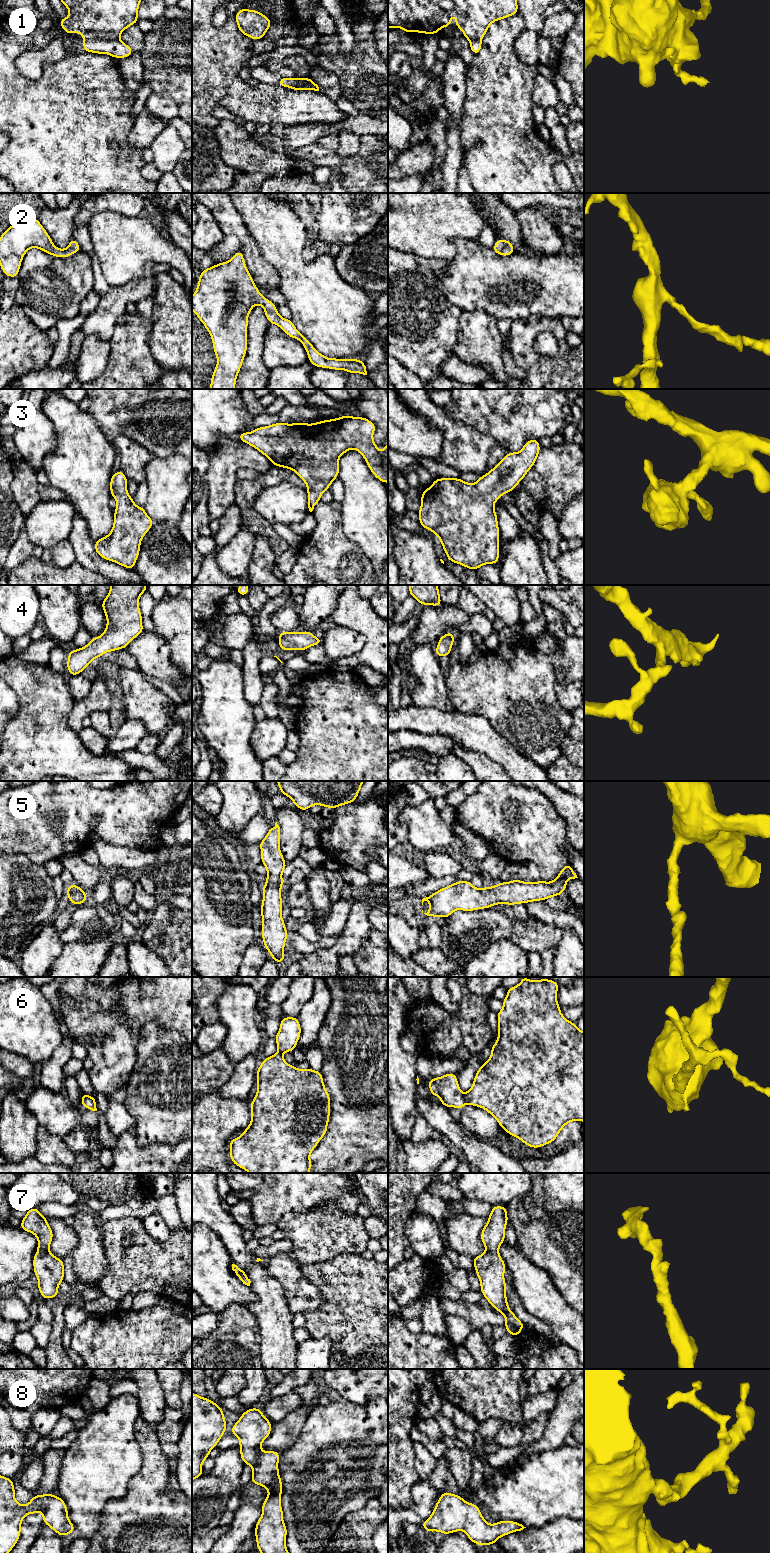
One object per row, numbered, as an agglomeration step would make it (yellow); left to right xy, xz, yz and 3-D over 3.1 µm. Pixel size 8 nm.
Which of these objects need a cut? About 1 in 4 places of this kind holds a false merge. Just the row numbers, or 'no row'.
1, 6

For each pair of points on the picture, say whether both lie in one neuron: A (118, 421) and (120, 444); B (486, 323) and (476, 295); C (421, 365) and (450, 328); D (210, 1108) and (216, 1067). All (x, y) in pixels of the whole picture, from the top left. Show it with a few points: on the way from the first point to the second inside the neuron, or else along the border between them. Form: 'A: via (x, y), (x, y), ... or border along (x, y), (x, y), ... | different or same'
A: border along (111, 441), (119, 436), (126, 436), (141, 445) | different
B: border along (462, 309), (470, 311), (484, 310), (497, 319) | different
C: via (423, 356), (441, 337) | same
D: border along (218, 1087), (202, 1094) | different

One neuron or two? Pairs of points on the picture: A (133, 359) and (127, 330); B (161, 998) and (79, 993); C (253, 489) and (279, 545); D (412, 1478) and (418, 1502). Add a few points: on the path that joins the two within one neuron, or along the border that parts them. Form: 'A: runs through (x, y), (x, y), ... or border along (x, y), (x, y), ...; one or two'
A: runs through (130, 352), (130, 337); one
B: runs through (141, 993), (120, 991), (117, 994), (99, 994); one
C: runs through (248, 503), (248, 513), (266, 531); one
D: border along (419, 1480), (411, 1489), (411, 1502), (401, 1506); two

